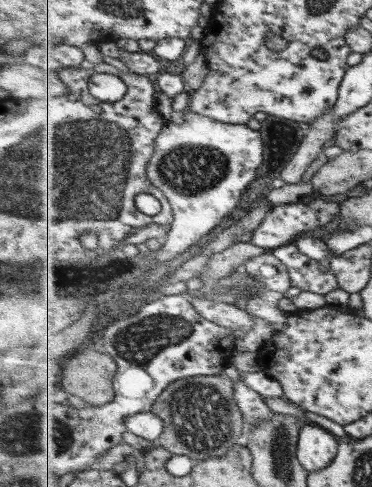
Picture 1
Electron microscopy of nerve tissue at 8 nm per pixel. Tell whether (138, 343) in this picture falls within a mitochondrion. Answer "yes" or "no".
yes

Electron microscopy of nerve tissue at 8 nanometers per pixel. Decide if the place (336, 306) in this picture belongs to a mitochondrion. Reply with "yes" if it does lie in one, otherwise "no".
no

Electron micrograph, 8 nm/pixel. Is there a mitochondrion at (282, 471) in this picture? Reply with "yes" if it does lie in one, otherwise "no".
yes

